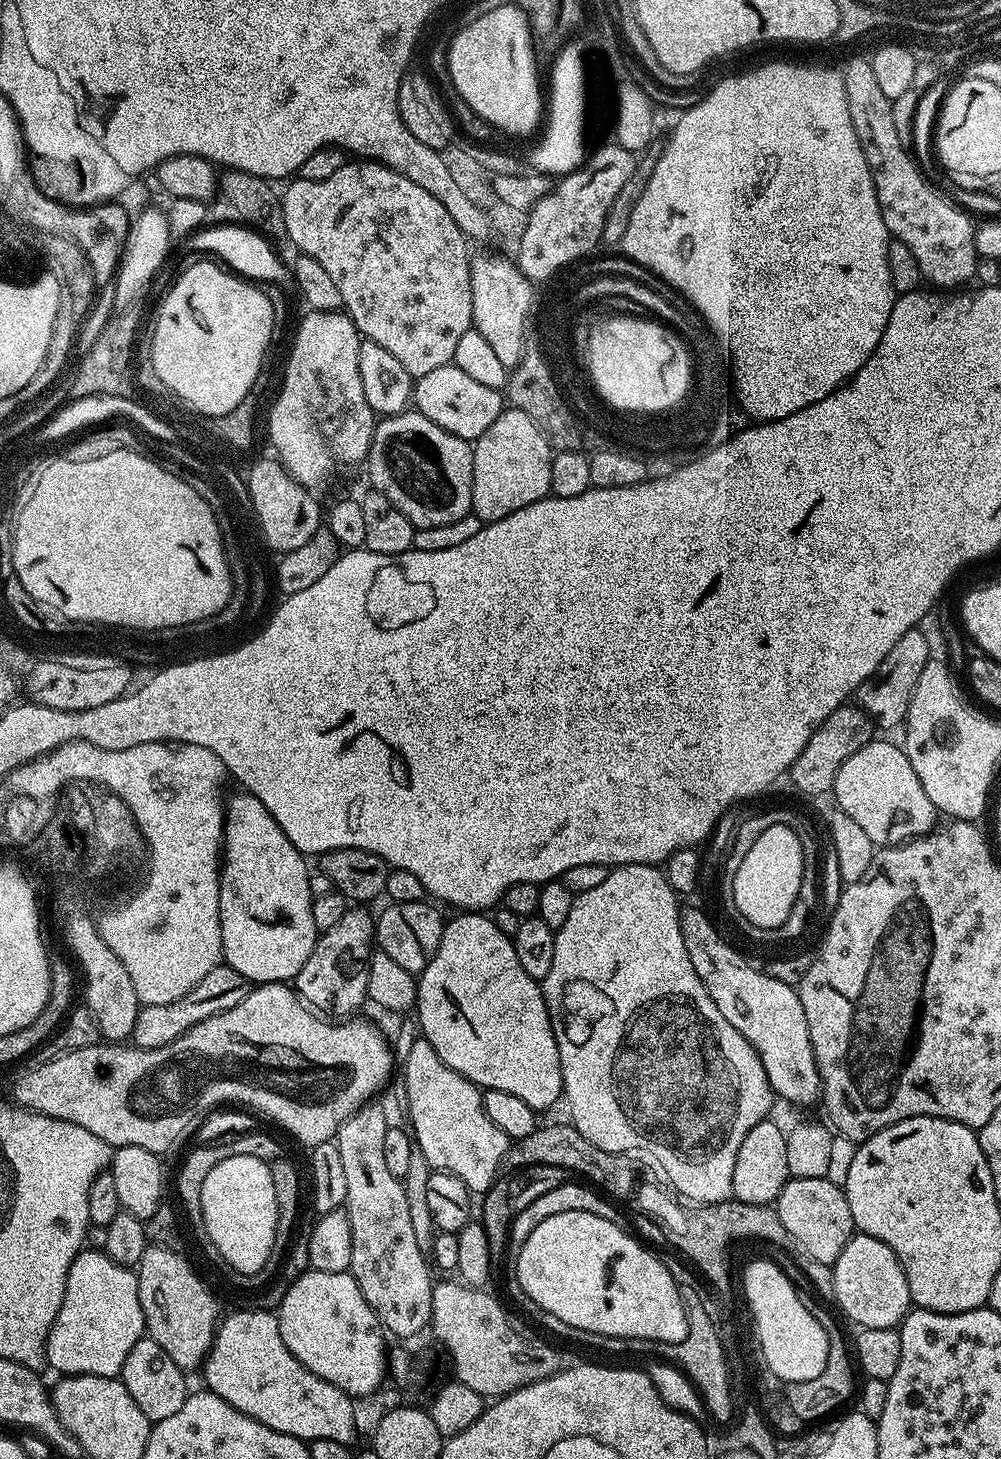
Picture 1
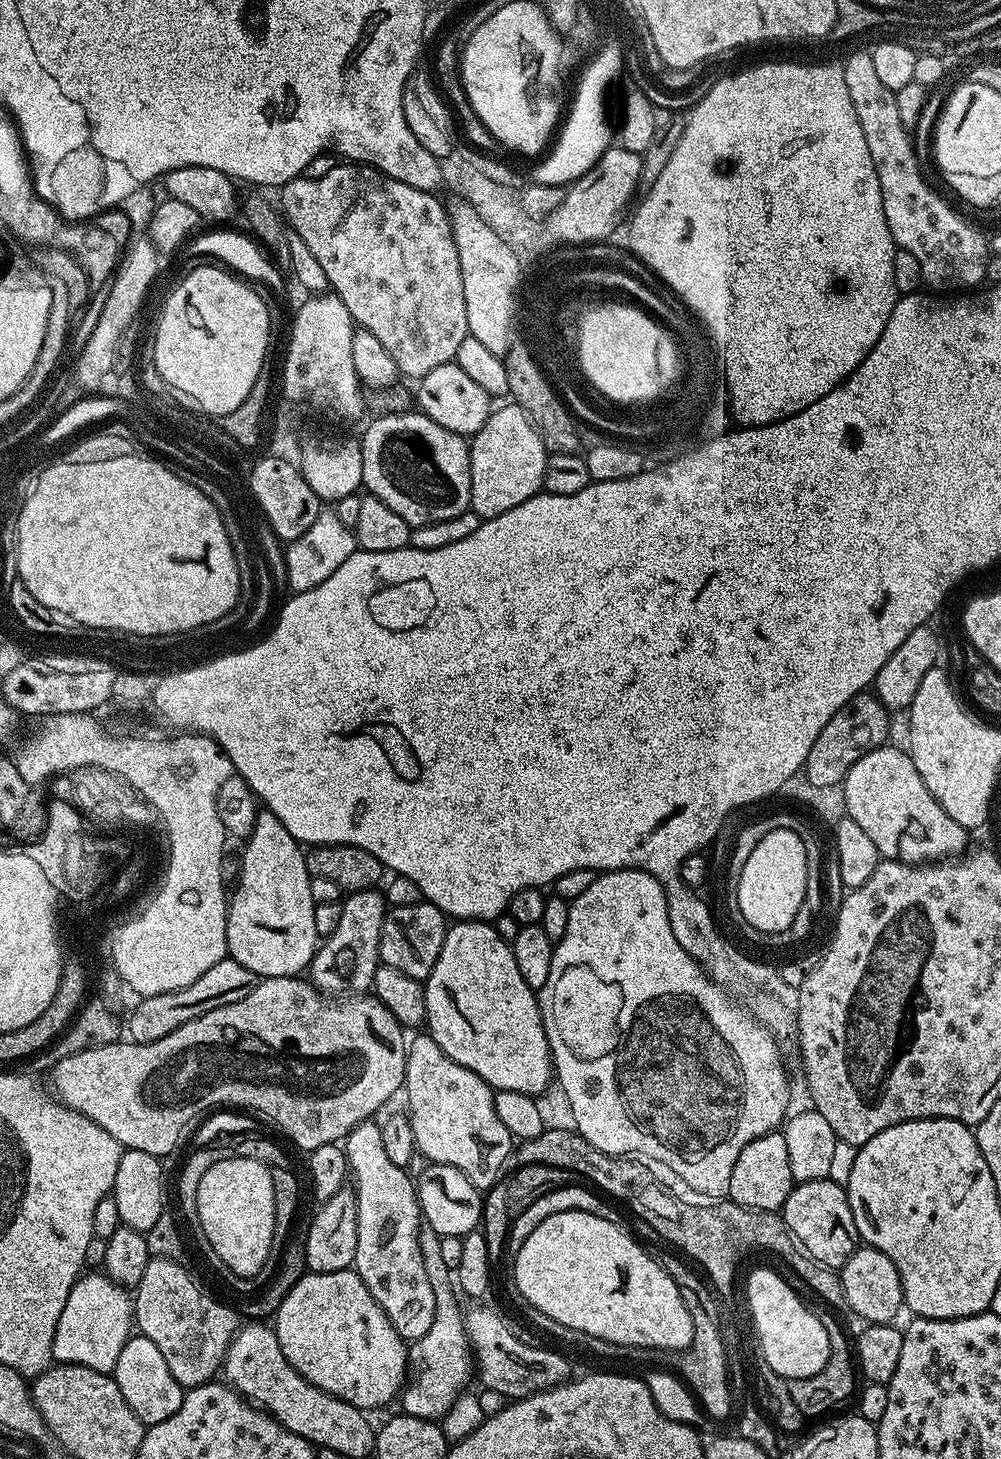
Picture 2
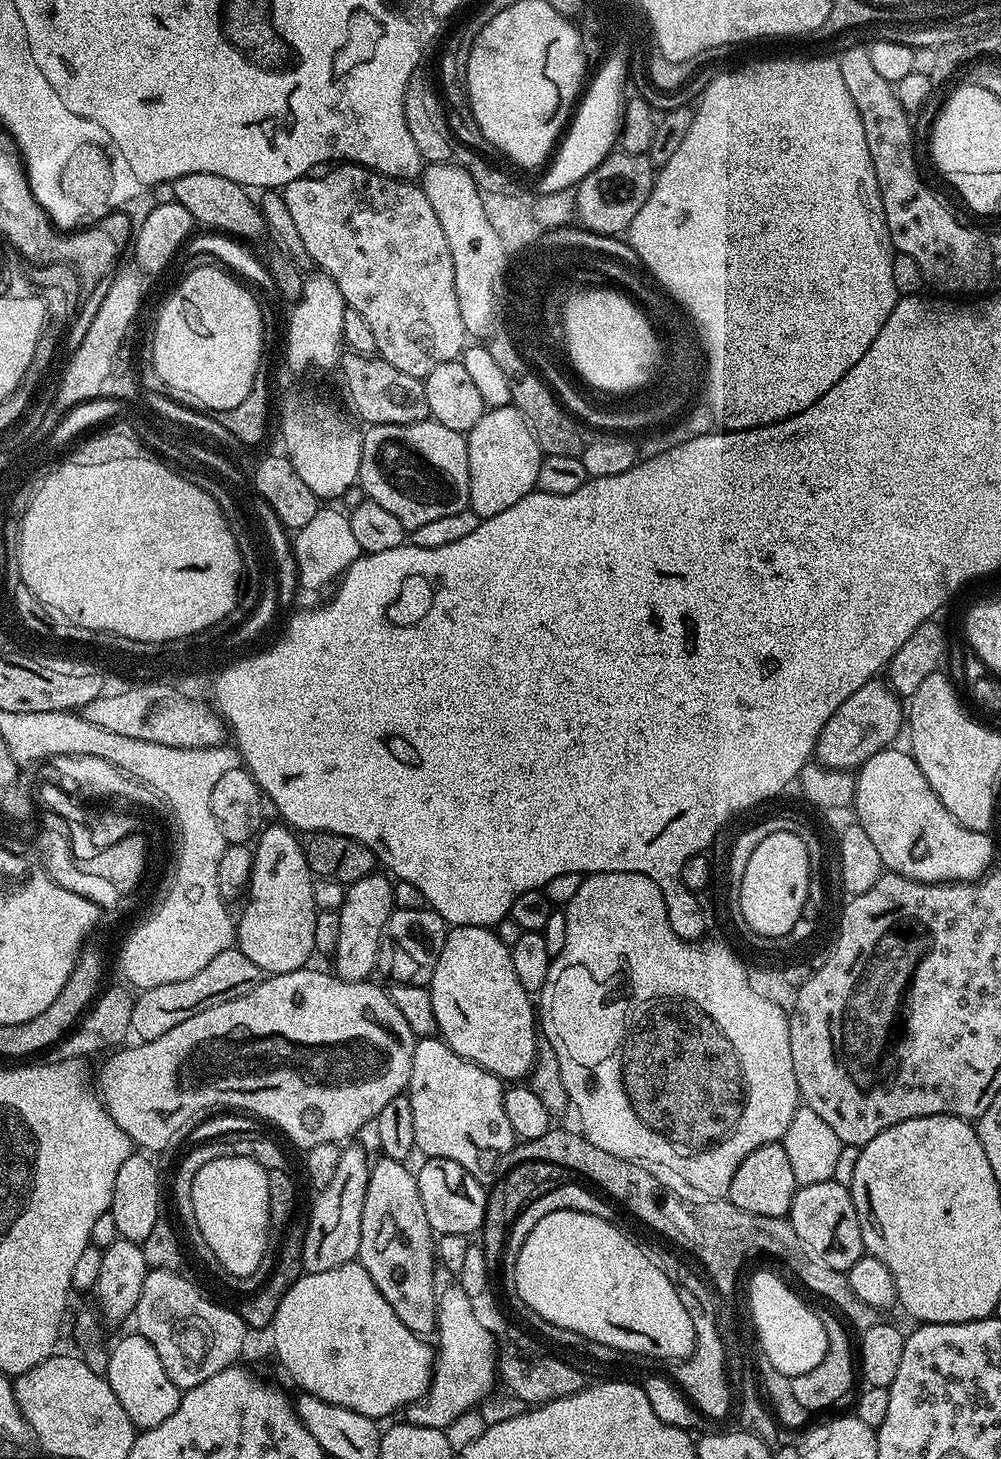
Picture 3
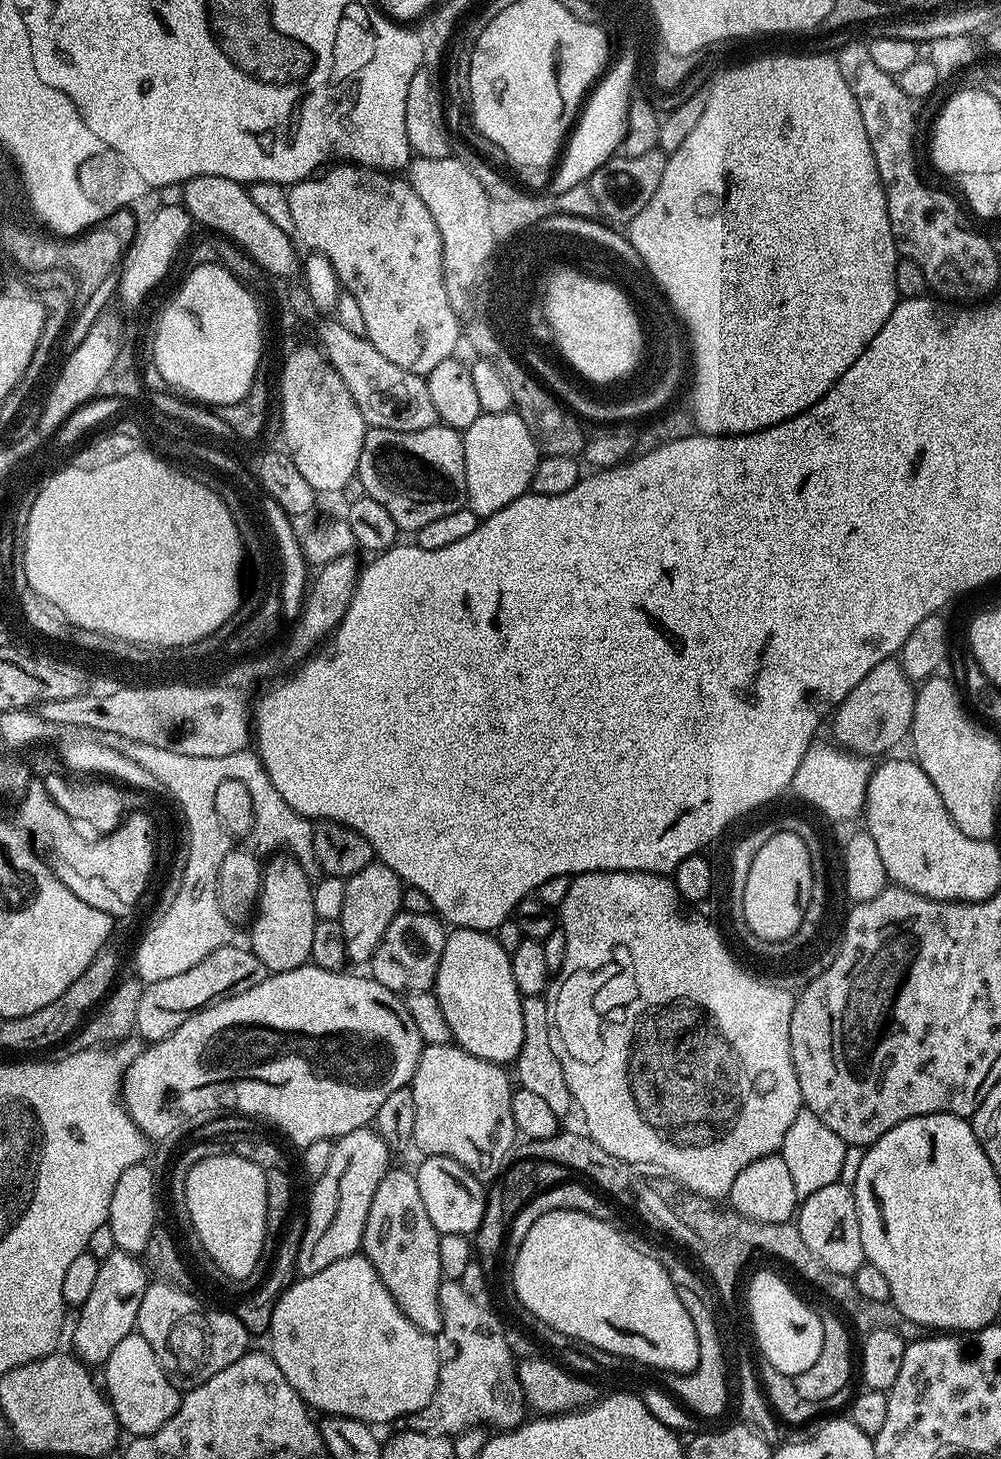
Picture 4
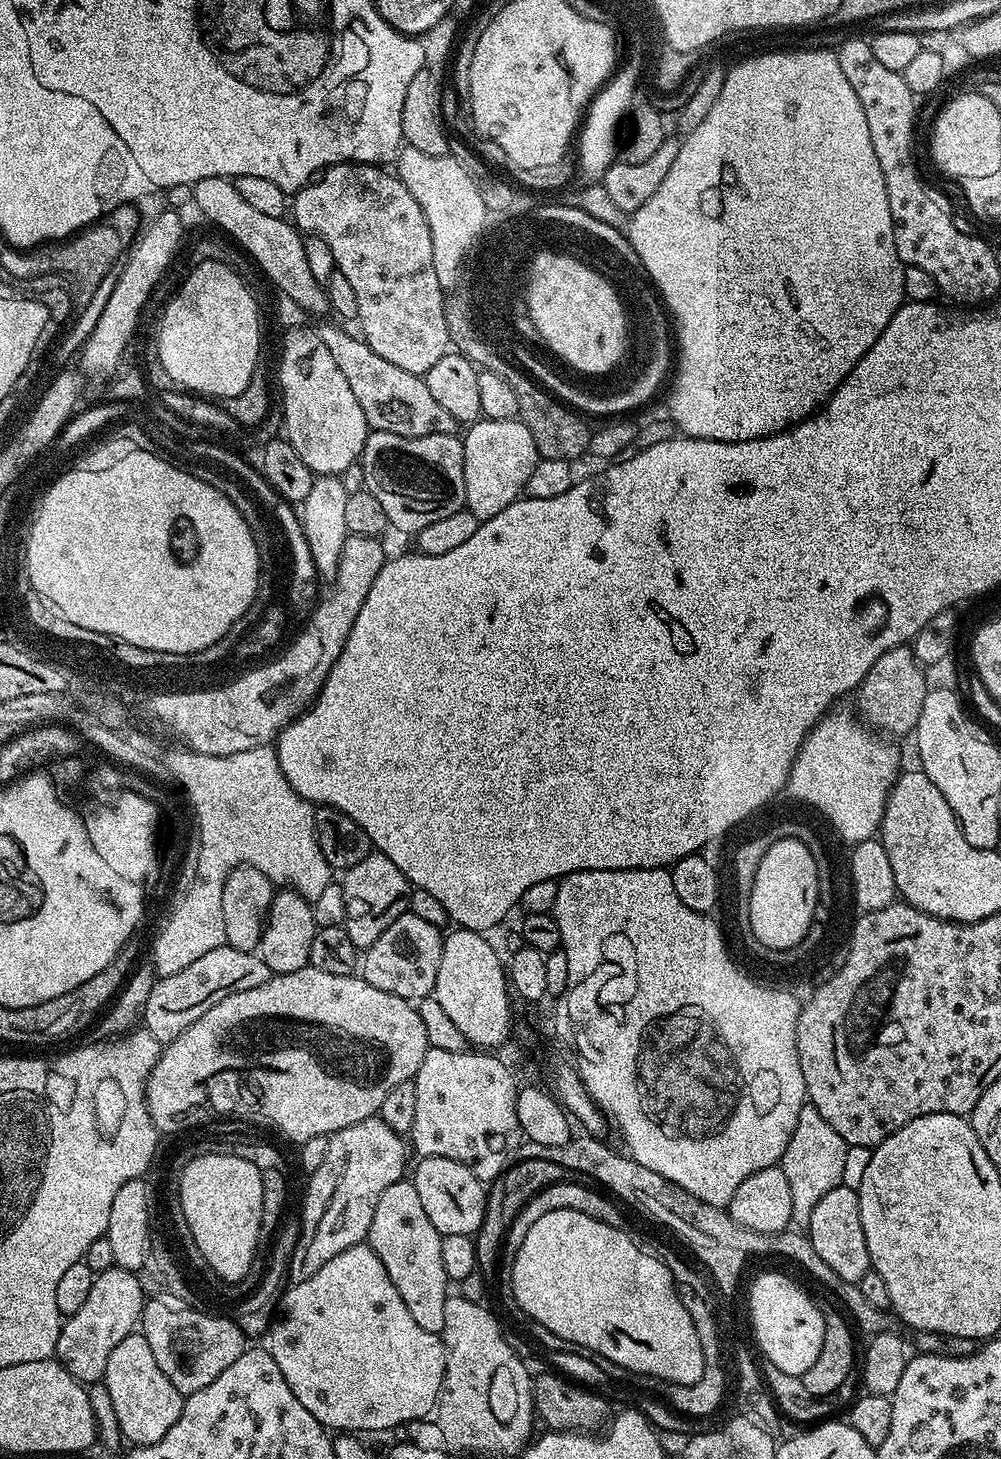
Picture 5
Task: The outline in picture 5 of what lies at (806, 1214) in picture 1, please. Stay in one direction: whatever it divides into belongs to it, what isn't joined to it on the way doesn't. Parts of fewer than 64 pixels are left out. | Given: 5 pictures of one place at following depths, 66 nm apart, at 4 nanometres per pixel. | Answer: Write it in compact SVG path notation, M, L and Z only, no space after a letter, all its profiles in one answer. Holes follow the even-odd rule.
M839 1186L822 1194L809 1216L806 1235L818 1258L822 1258L822 1262L826 1262L838 1278L859 1285L861 1278L870 1271L872 1259L866 1246L866 1234L862 1230L860 1193L855 1187Z

